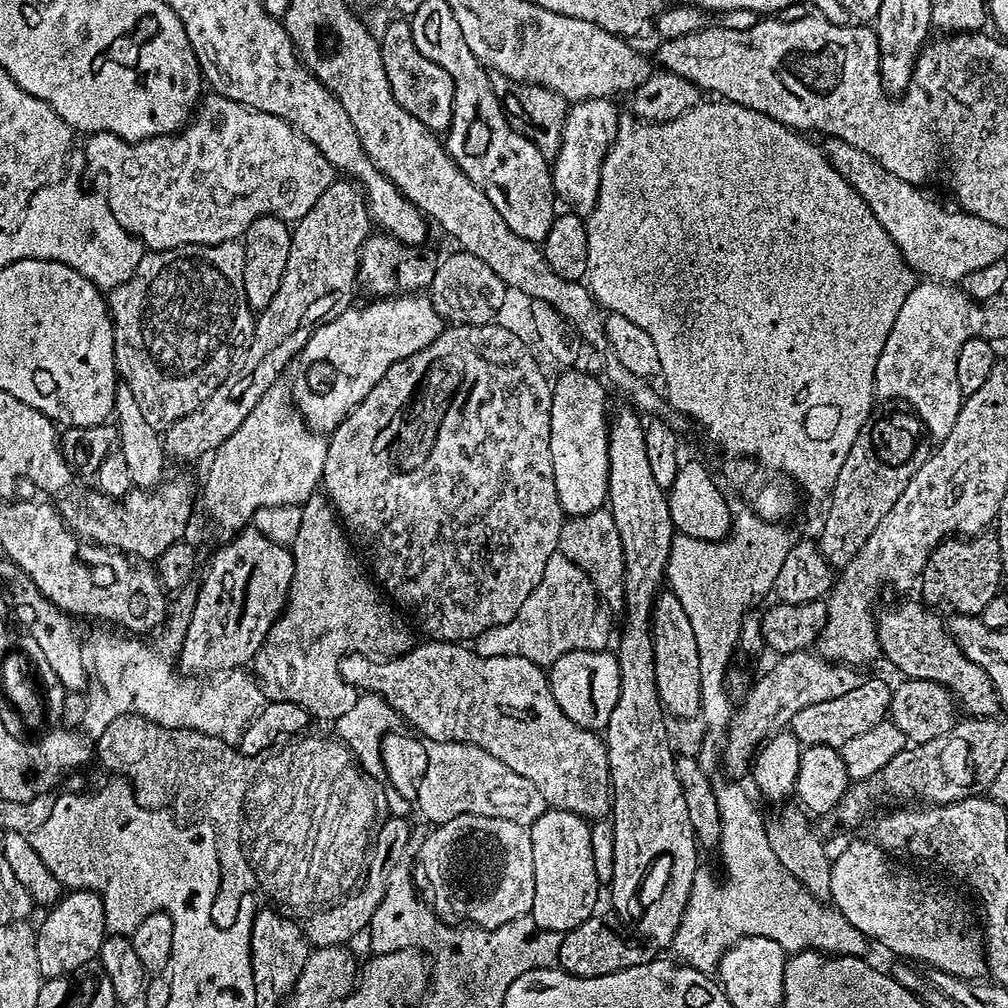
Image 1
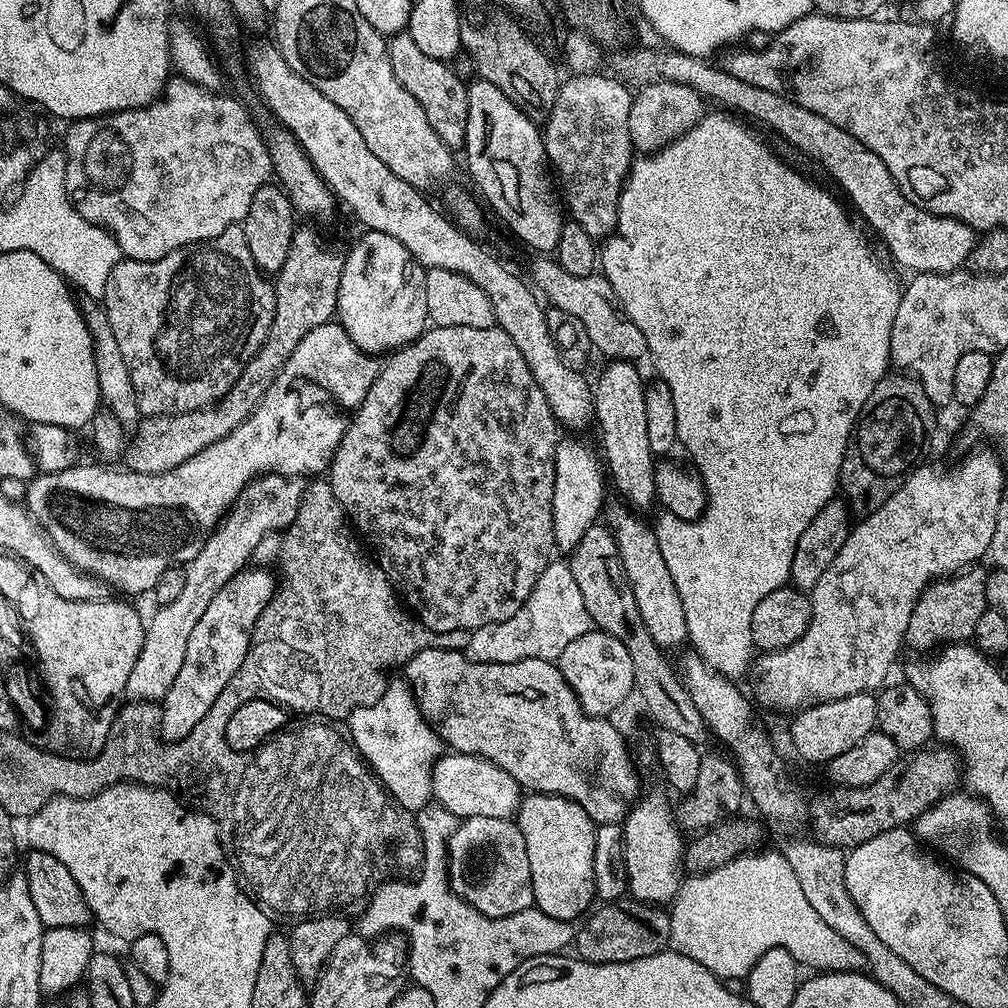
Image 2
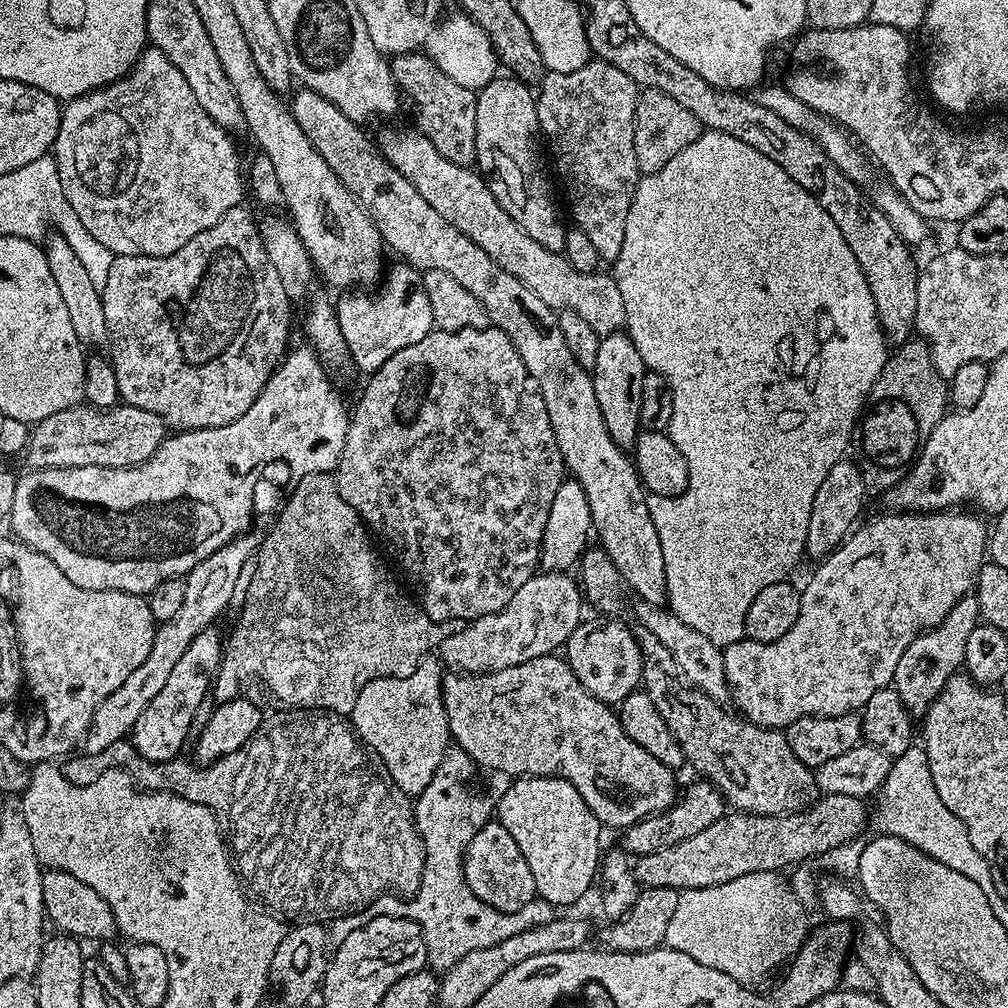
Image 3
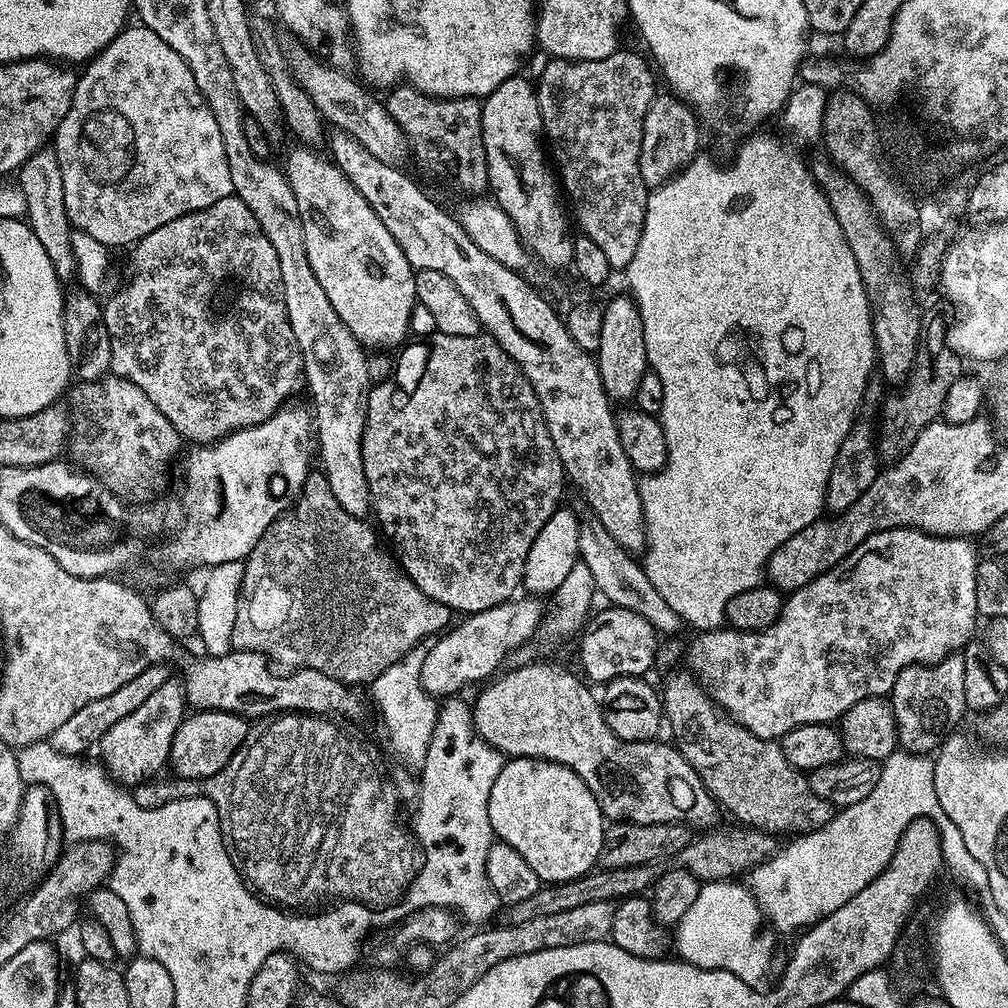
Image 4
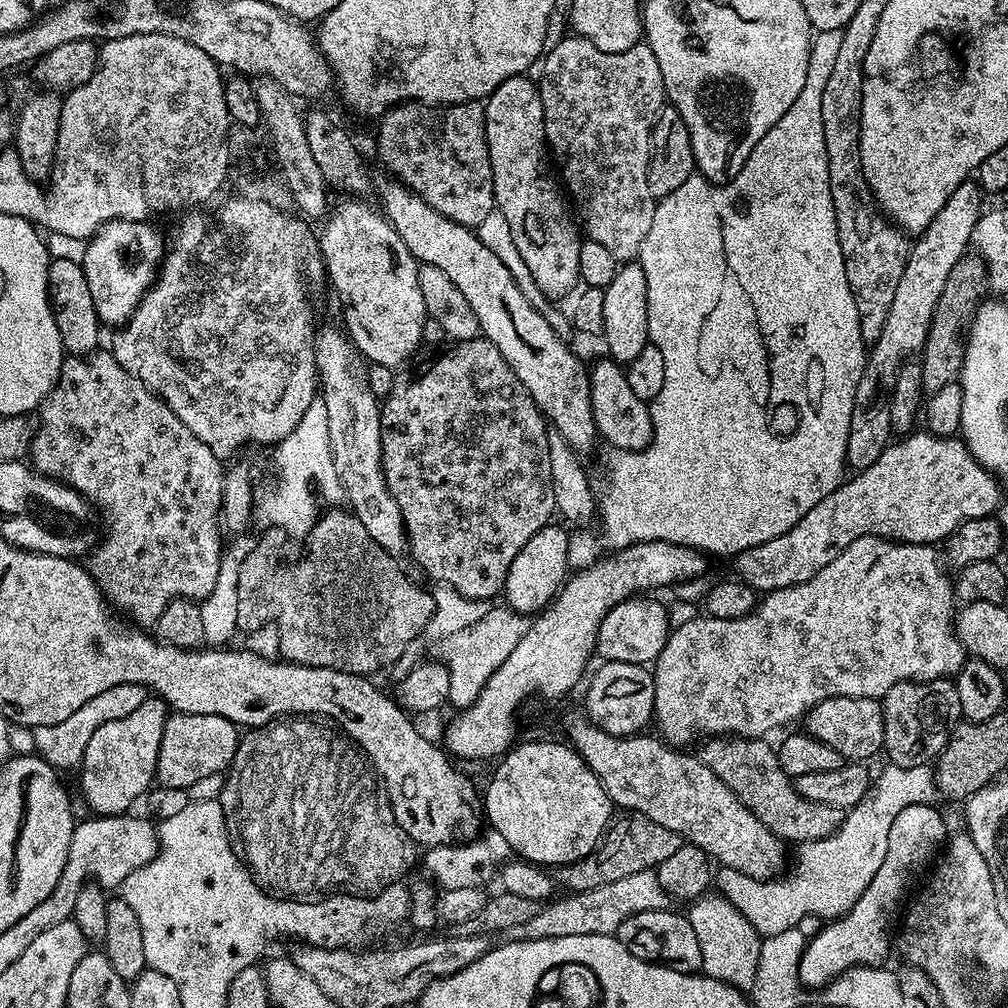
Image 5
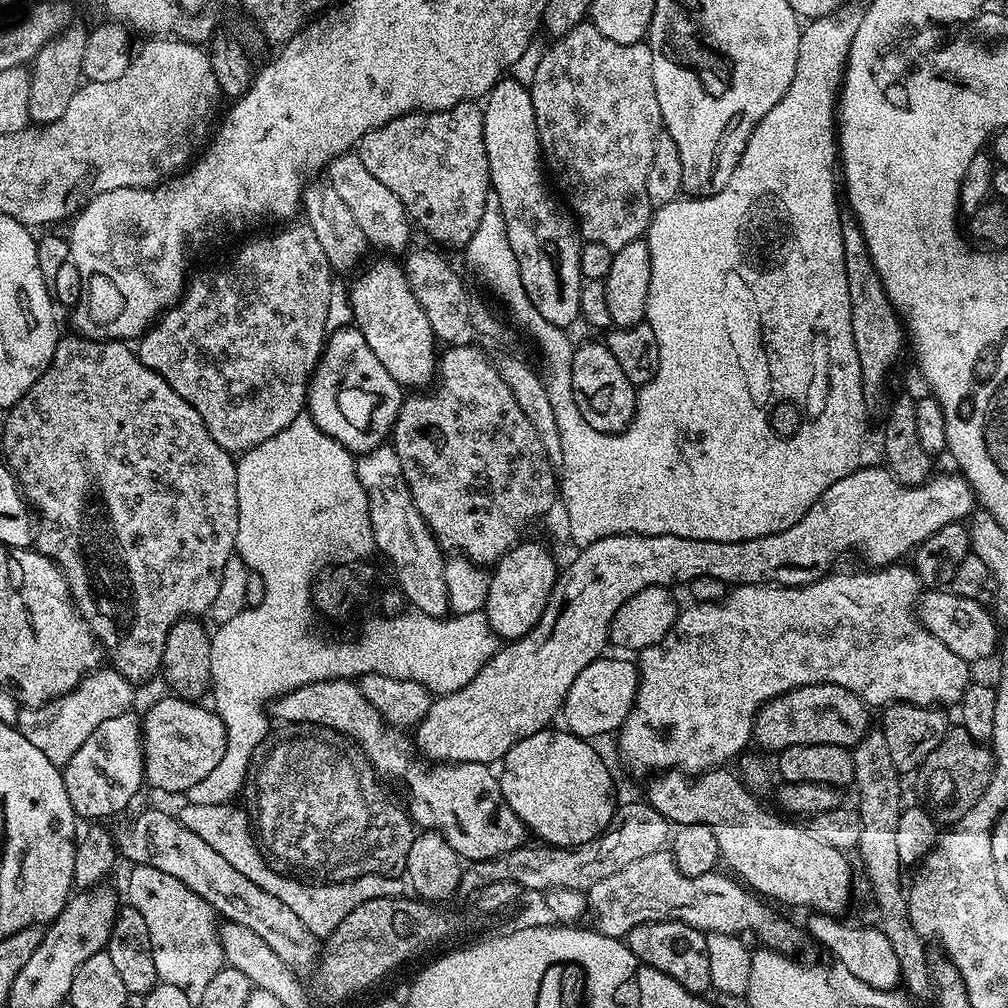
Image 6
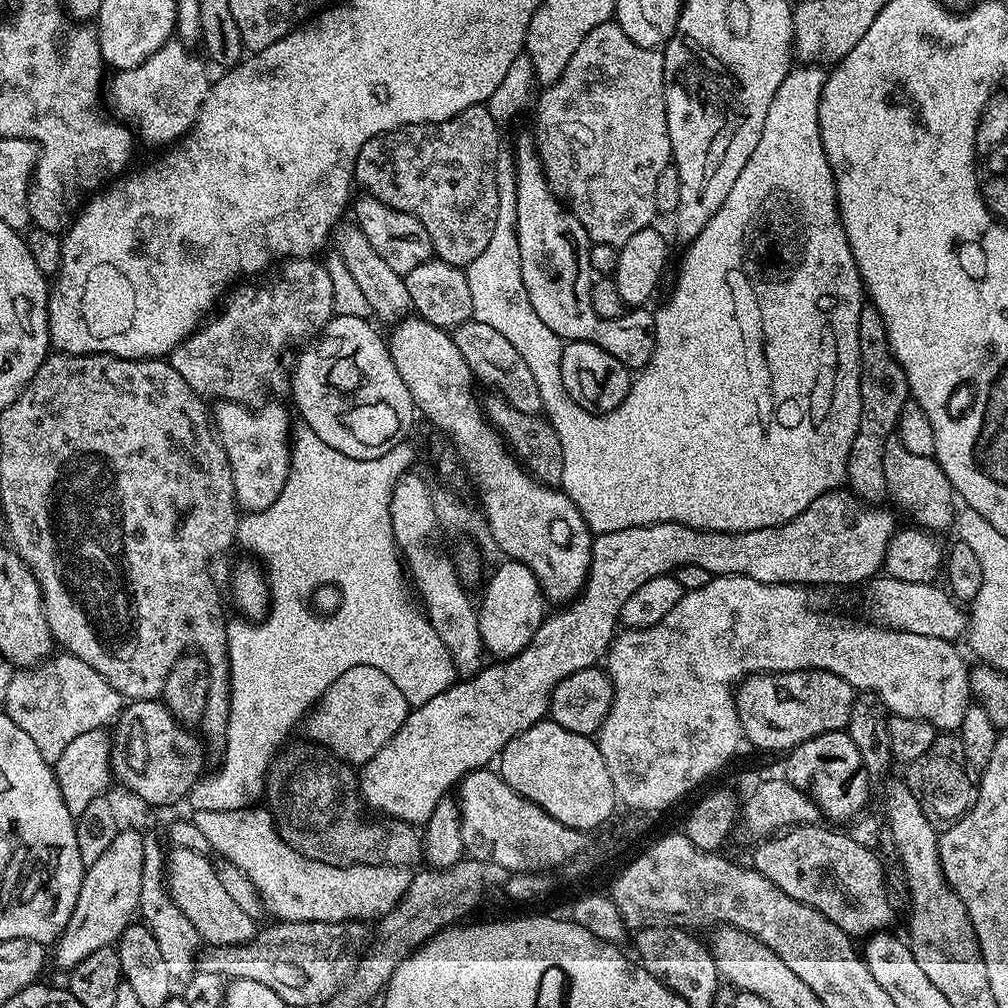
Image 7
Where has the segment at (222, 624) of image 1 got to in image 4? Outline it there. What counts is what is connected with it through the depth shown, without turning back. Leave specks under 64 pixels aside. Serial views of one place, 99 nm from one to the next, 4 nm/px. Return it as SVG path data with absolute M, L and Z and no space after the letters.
M169 678L134 714L126 714L122 722L114 722L100 739L98 751L99 759L109 776L121 786L140 784L143 780L151 778L155 772L160 772L168 764L170 746L174 742L174 734L178 734L178 726L186 715L186 701L184 699L184 686L179 679Z

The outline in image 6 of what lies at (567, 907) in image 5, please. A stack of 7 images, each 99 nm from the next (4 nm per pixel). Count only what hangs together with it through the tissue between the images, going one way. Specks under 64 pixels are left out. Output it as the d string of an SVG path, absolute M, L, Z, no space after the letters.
M668 850L638 858L638 862L630 862L626 870L618 870L618 874L602 878L602 882L594 882L594 886L588 889L586 895L590 916L596 919L595 931L624 938L630 930L634 930L634 926L677 920L705 934L718 932L740 936L744 932L753 932L761 940L761 945L785 953L791 953L792 948L798 947L801 929L796 929L786 917L779 916L771 903L728 876L723 876L720 870L697 876L682 874Z

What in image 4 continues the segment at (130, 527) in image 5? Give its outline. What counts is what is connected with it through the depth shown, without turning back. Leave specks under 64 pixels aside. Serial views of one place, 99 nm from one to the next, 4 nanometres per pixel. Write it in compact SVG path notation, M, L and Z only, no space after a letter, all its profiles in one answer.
M109 374L101 380L85 380L75 386L76 389L71 389L70 403L71 459L116 496L141 501L146 490L155 490L154 483L161 480L168 463L175 458L182 445L180 432L174 430L170 418L138 386L120 376Z

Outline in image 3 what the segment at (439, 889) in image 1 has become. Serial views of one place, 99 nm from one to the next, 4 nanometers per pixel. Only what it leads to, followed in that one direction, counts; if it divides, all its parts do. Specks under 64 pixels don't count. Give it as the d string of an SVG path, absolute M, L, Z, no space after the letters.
M490 822L482 826L478 834L474 834L464 855L464 877L470 890L474 890L474 894L486 902L486 906L494 906L494 910L517 912L522 910L522 906L537 899L534 874L530 874L530 866L526 858L522 858L518 842L514 842L506 826L498 822Z

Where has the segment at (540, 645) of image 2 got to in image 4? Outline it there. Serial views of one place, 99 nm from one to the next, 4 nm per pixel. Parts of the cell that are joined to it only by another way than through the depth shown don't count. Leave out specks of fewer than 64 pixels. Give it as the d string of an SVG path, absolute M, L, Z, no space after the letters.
M524 594L490 610L465 615L461 619L464 620L461 624L453 623L433 643L432 649L426 655L426 662L421 670L420 686L432 697L447 698L463 693L462 690L467 684L474 684L478 680L484 682L493 677L498 670L496 667L515 648L522 647L535 632L538 632L546 616L546 608L544 612L540 604L543 603L537 597Z

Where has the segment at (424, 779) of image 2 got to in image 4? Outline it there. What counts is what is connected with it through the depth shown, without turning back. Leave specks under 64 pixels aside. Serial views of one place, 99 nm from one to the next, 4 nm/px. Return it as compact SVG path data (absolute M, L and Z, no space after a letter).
M429 639L423 640L402 659L384 670L370 685L372 698L391 750L414 768L423 765L430 738L433 737L439 708L437 699L420 686L422 665L426 662L426 655L429 654L432 645Z

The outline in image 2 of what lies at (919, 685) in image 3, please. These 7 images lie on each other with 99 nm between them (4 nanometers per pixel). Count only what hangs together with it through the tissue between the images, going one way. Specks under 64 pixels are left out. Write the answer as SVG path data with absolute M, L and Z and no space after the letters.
M969 566L954 576L937 578L924 589L918 598L914 610L910 614L910 622L906 626L904 644L912 647L916 654L928 654L946 644L968 642L974 637L974 626L978 626L978 618L982 618L984 611L989 608L986 598L986 578L988 572L980 566Z

